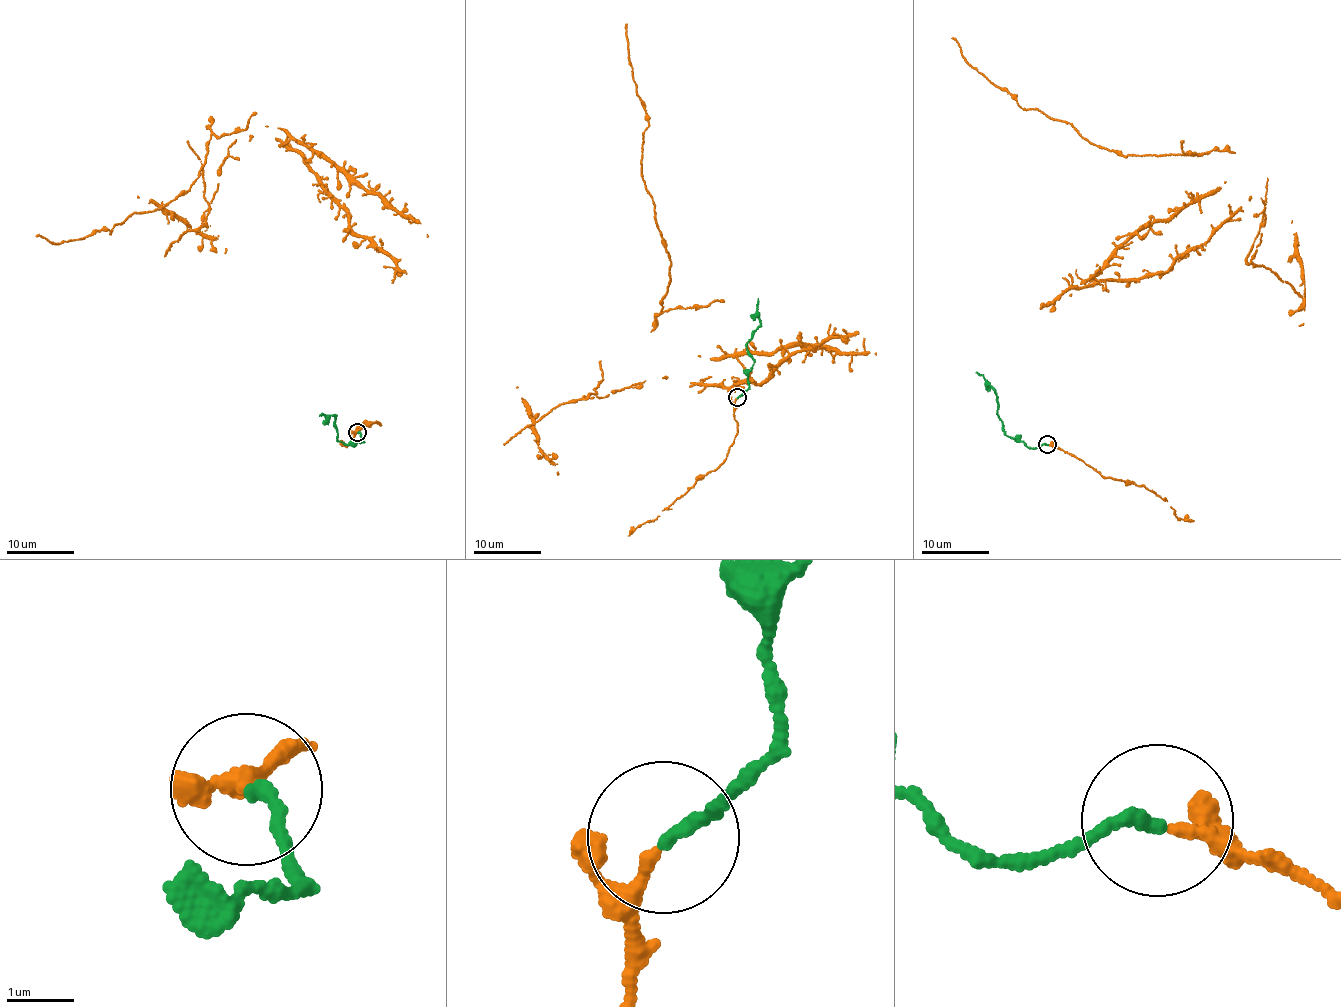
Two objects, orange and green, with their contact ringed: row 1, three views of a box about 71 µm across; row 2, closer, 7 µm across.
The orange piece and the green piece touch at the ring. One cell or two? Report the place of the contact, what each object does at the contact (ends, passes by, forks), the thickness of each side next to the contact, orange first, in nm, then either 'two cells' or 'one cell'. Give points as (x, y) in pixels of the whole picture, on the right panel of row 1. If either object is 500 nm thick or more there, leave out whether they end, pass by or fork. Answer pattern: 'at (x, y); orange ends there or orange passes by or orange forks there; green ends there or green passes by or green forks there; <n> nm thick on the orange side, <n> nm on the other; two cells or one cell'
at (1047, 444); orange ends there; green ends there; 180 nm thick on the orange side, 190 nm on the other; one cell

